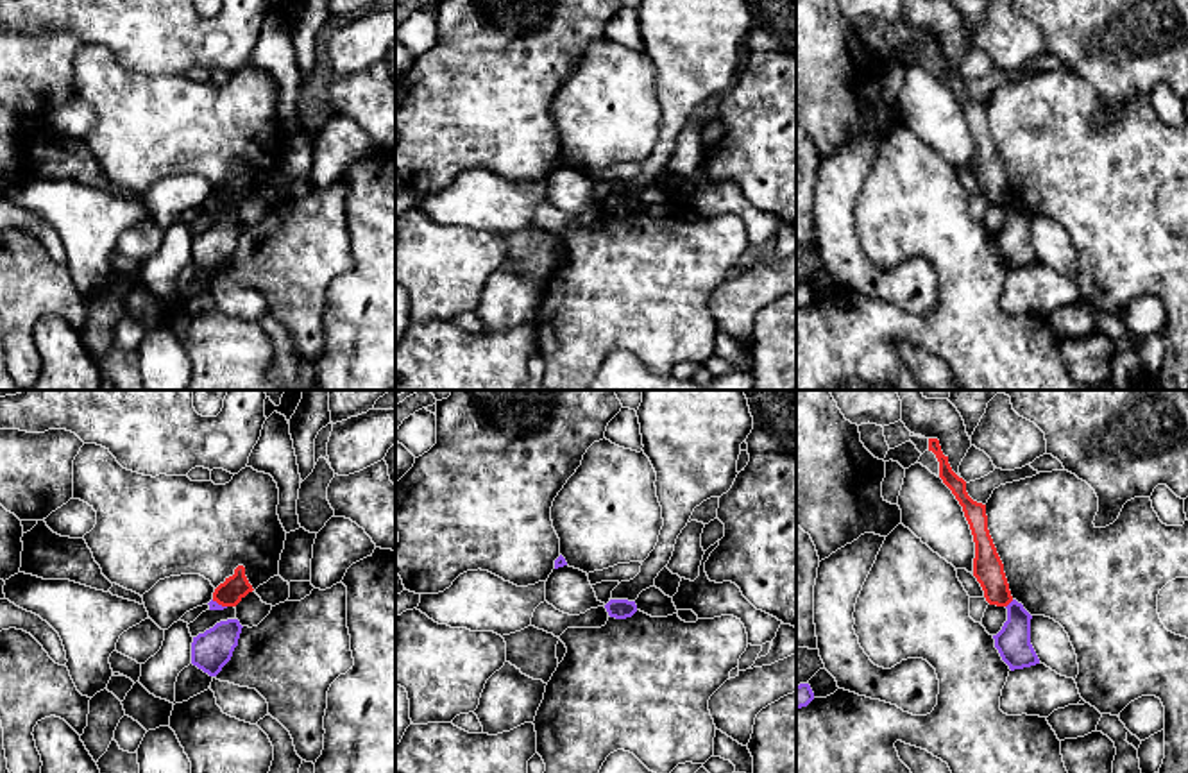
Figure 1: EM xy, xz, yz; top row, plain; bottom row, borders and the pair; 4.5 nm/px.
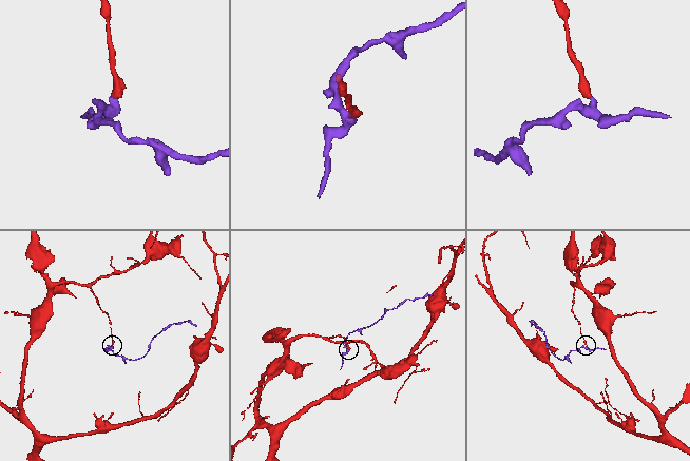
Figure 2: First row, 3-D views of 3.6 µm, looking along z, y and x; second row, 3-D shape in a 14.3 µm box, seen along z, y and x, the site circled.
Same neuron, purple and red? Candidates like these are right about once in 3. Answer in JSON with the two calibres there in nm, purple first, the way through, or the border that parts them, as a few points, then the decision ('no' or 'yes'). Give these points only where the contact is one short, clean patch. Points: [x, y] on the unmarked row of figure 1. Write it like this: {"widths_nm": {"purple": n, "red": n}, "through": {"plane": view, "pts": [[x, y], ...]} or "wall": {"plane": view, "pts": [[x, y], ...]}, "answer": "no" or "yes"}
{"widths_nm": {"purple": 160, "red": 140}, "wall": {"plane": "yz", "pts": [[1013, 199], [1006, 206]]}, "answer": "no"}

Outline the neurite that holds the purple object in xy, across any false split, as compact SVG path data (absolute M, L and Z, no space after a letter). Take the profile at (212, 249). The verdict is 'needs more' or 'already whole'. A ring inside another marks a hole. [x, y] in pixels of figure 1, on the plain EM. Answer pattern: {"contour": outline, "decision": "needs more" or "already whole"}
{"contour": "M227 218L193 236L191 263L209 276L216 276L231 259L242 227L238 218Z", "decision": "already whole"}

